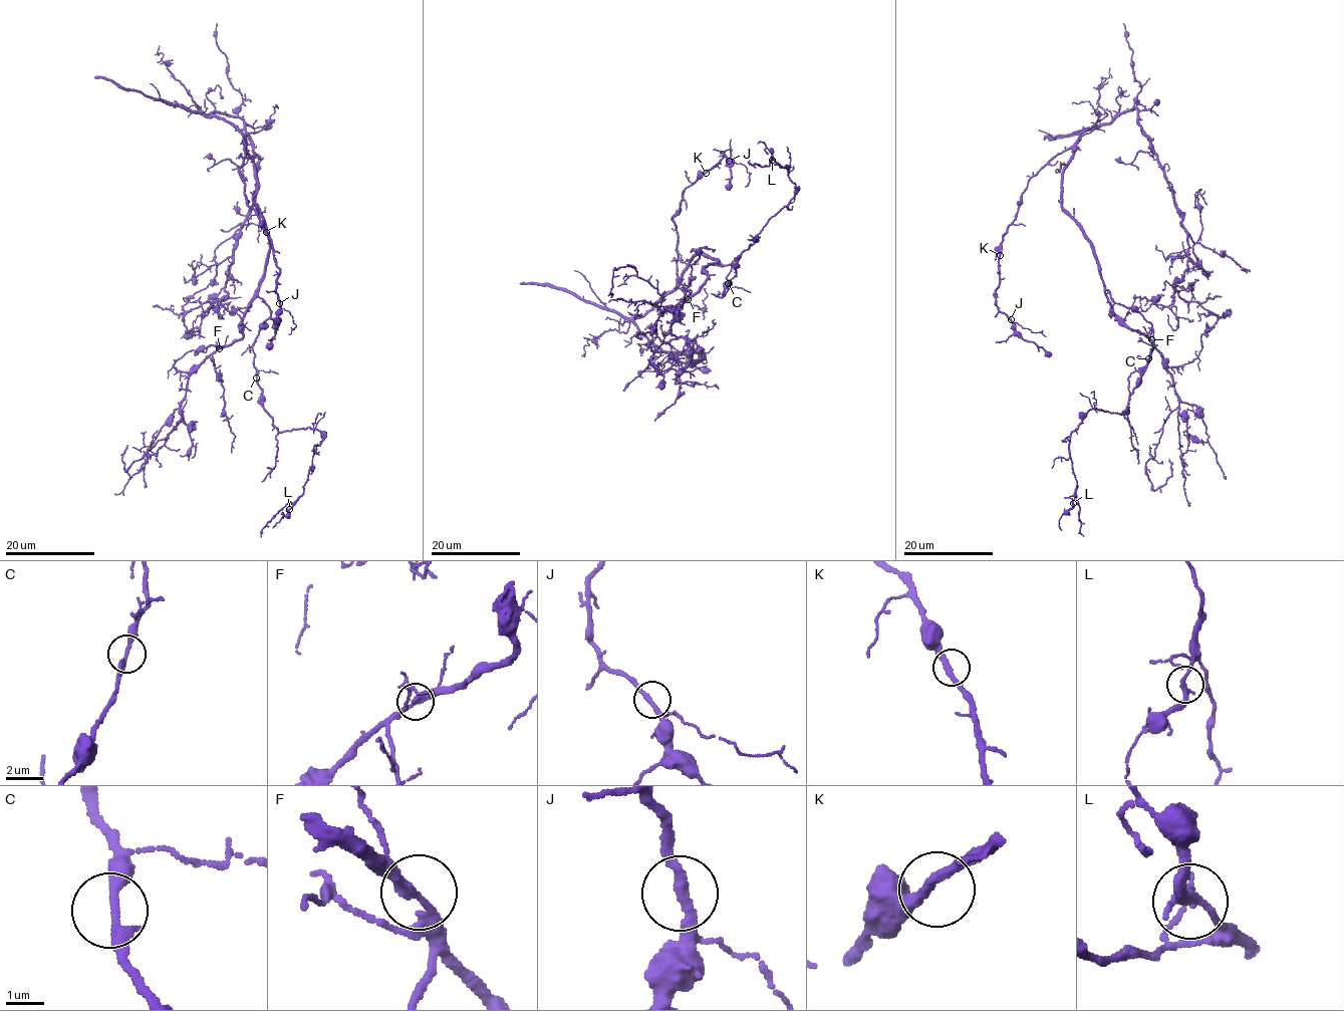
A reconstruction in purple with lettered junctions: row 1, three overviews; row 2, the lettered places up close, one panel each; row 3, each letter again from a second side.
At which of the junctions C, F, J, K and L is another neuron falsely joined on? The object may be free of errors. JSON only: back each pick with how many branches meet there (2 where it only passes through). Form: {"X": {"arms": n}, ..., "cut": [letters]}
{"cut": []}

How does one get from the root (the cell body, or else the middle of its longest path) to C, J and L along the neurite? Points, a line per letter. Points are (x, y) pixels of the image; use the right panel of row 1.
C: (1062, 205), (1089, 242), (1111, 298), (1139, 311), (1151, 325), (1153, 347), (1148, 358)
J: (1062, 205), (1062, 175), (1070, 148), (1030, 179), (1001, 242), (997, 307), (1011, 319)
L: (1062, 205), (1111, 298), (1139, 311), (1153, 333), (1128, 407), (1091, 410), (1070, 435), (1073, 503)

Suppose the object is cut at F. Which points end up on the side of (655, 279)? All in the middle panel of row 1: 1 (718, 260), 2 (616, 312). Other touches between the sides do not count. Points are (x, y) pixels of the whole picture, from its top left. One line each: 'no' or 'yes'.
1: no
2: no

